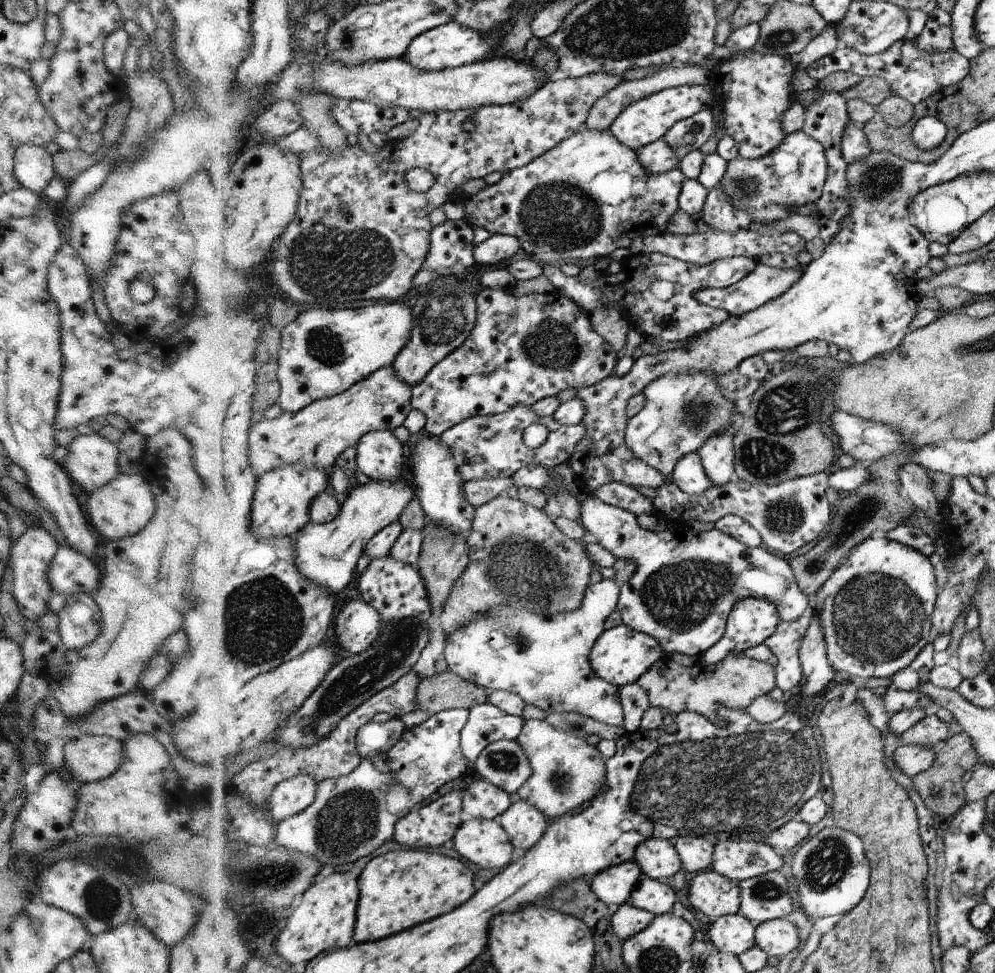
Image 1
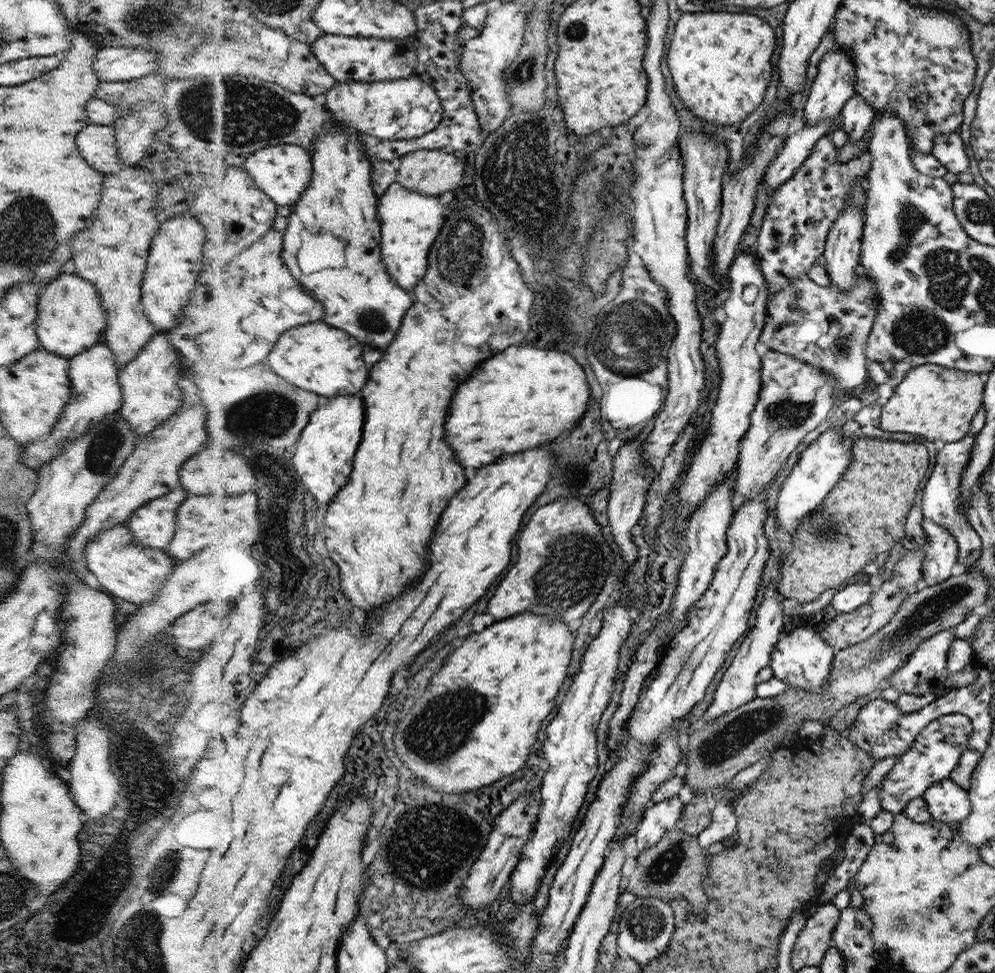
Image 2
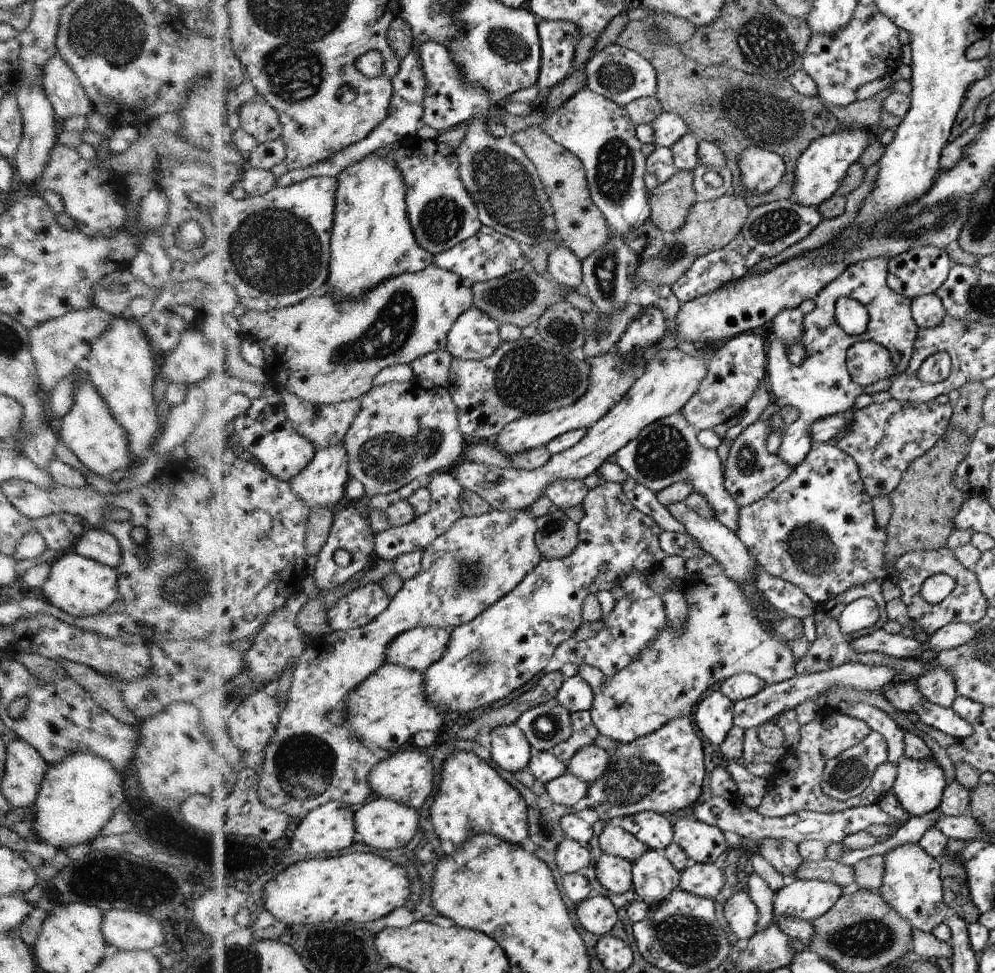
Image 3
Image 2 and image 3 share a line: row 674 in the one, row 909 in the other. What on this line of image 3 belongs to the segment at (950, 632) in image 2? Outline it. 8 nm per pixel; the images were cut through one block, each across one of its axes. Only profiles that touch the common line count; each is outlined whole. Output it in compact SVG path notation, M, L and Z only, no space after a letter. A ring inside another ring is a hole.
M909 842L889 850L884 856L885 873L878 894L898 911L912 927L930 932L952 912L945 903L944 884L941 881L941 865L919 843Z

